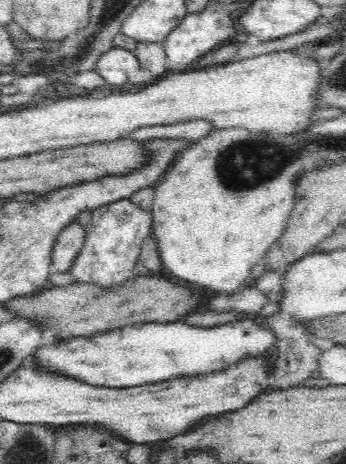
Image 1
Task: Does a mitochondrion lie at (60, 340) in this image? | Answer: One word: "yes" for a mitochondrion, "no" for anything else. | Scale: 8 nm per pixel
no

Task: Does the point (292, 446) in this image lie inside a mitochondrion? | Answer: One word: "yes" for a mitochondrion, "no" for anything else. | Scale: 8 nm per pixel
no

